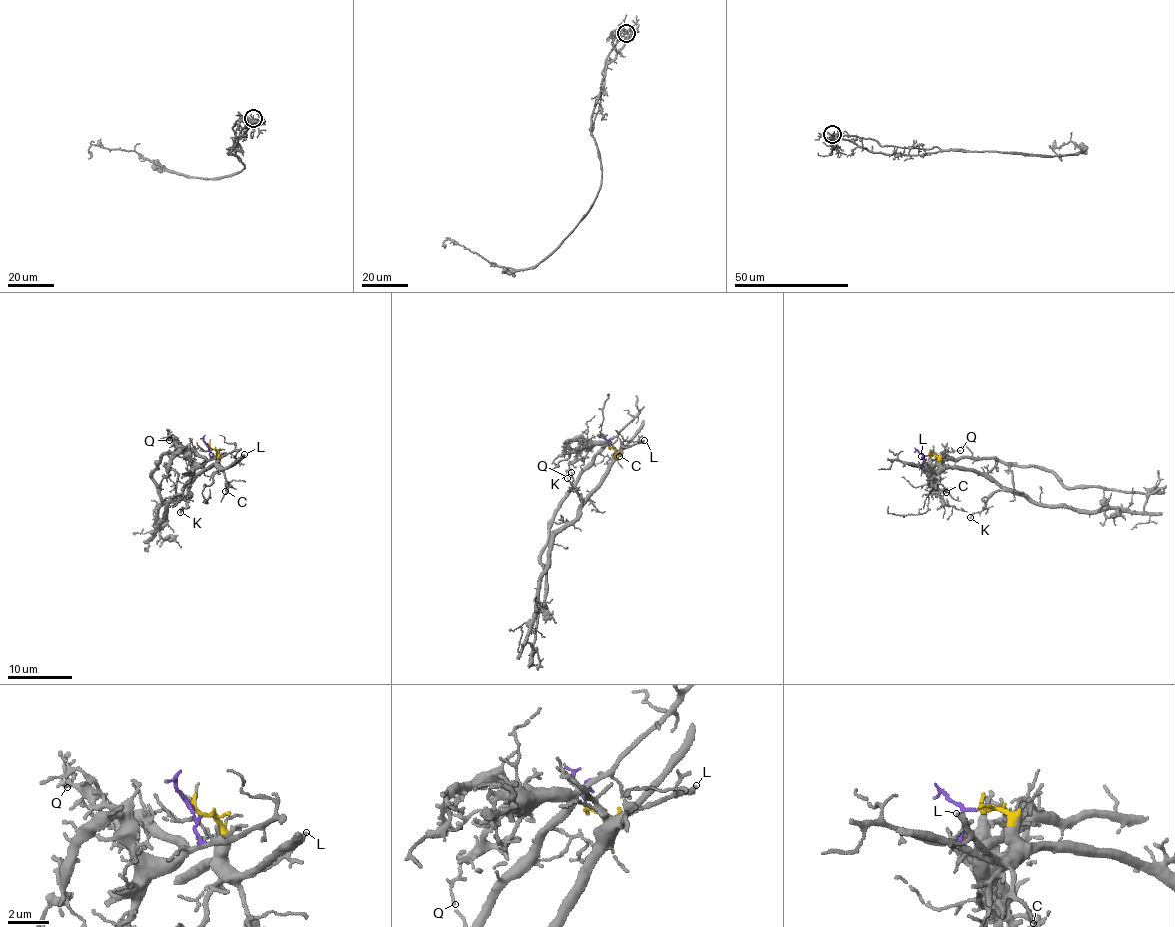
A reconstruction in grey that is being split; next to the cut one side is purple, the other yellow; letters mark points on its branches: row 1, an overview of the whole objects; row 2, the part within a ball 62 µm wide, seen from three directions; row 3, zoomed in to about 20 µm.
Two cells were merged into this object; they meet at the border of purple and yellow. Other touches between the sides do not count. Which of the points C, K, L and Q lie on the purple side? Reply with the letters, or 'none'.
Q

